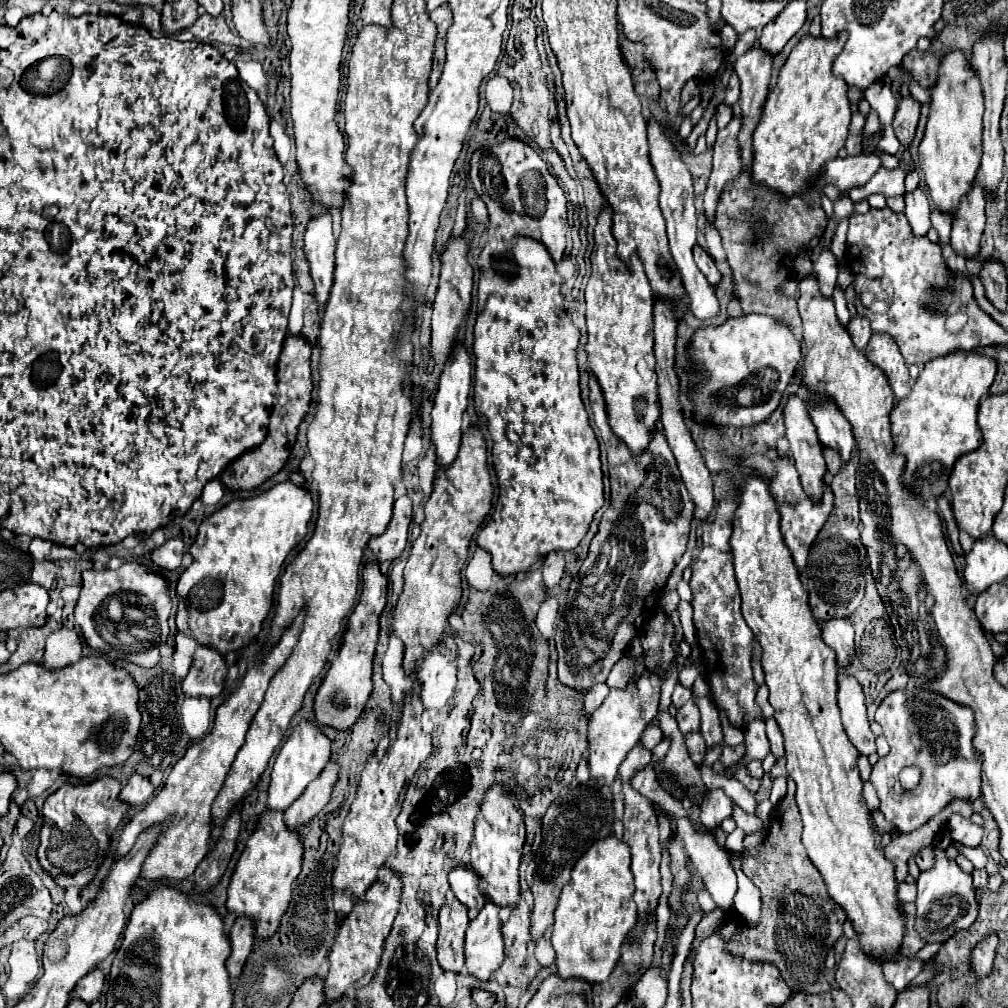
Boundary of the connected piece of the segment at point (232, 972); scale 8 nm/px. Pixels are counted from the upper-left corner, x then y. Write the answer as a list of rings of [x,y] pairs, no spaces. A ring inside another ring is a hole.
[[[267,810],[265,816],[259,820],[257,830],[249,836],[247,846],[243,854],[239,856],[237,868],[231,876],[231,884],[227,888],[227,910],[233,912],[237,918],[231,932],[231,954],[227,958],[227,970],[231,978],[237,978],[243,970],[243,964],[253,948],[253,936],[257,940],[267,940],[271,934],[277,932],[281,924],[281,916],[285,914],[289,902],[291,902],[291,890],[293,882],[301,872],[301,860],[303,860],[303,846],[299,842],[299,834],[285,828],[283,824],[283,812],[271,812]],[[247,918],[253,922],[247,922]]]

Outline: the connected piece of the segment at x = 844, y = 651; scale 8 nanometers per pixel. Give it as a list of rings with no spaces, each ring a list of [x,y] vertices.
[[[835,618],[835,620],[823,620],[821,630],[825,644],[831,646],[837,654],[837,664],[847,666],[851,658],[857,654],[853,644],[853,626],[845,618]]]

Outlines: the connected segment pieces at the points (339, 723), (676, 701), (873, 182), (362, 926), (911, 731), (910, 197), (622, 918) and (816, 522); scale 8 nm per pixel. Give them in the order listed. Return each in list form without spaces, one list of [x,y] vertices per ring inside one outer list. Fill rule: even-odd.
[[[373,564],[371,568],[363,572],[363,590],[351,618],[347,620],[347,632],[343,636],[343,646],[339,650],[339,656],[329,666],[315,694],[313,712],[315,712],[315,720],[321,726],[347,730],[359,720],[373,690],[371,668],[373,668],[373,654],[375,654],[377,636],[379,636],[379,616],[385,608],[385,602],[387,602],[387,578],[381,574],[379,564]]]
[[[677,684],[673,692],[673,706],[681,708],[687,700],[691,700],[691,688],[683,688],[681,684]]]
[[[881,168],[881,172],[877,176],[873,176],[865,186],[851,188],[847,194],[853,202],[865,200],[869,194],[883,194],[885,198],[887,196],[901,196],[901,194],[905,194],[903,180],[905,180],[903,168],[895,168],[895,170]]]
[[[393,876],[389,882],[377,880],[377,884],[371,884],[363,898],[359,898],[353,906],[353,910],[343,918],[339,926],[339,934],[333,944],[333,952],[329,954],[329,974],[325,978],[325,996],[329,1000],[341,998],[349,986],[359,982],[369,970],[379,968],[379,958],[383,952],[383,942],[387,934],[391,932],[393,920],[399,910],[399,898],[401,898],[401,880],[399,876]]]
[[[905,688],[891,692],[877,708],[875,722],[883,728],[891,750],[873,766],[871,784],[877,790],[883,816],[893,822],[899,832],[913,832],[929,818],[939,814],[949,802],[965,800],[975,802],[981,794],[981,762],[977,760],[971,744],[973,736],[973,710],[955,704],[941,694]],[[905,766],[919,766],[923,778],[913,794],[901,790],[897,774]]]
[[[917,188],[905,194],[905,216],[915,236],[925,236],[929,232],[931,228],[929,214],[931,214],[931,204],[925,188]]]
[[[609,836],[597,840],[575,864],[571,880],[563,886],[555,908],[555,924],[551,942],[557,952],[557,968],[563,980],[581,976],[587,982],[605,982],[613,972],[623,940],[637,921],[633,901],[634,876],[629,868],[631,854],[623,840]]]
[[[777,456],[773,460],[773,464],[777,466],[779,474],[777,478],[769,480],[769,488],[771,488],[771,494],[777,502],[777,510],[781,514],[781,532],[783,532],[783,538],[785,538],[785,544],[787,548],[791,550],[793,554],[793,560],[797,564],[799,570],[805,568],[807,564],[807,554],[809,554],[809,546],[811,542],[815,540],[815,536],[819,534],[819,530],[823,528],[823,524],[827,522],[827,516],[831,514],[833,510],[833,494],[831,494],[831,488],[825,486],[825,494],[821,498],[821,502],[811,502],[811,498],[803,492],[801,488],[801,482],[799,482],[799,474],[795,472],[795,462],[789,458],[789,456]]]

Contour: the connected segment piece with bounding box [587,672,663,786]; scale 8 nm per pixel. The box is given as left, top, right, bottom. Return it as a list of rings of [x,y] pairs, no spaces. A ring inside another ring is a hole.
[[[647,674],[647,680],[641,680],[639,684],[629,684],[629,688],[619,690],[613,688],[605,702],[589,716],[589,730],[587,730],[587,742],[589,742],[589,756],[587,766],[595,782],[603,786],[611,786],[619,764],[625,760],[629,750],[639,742],[641,732],[645,726],[653,722],[659,708],[659,692],[663,684],[663,676]]]

